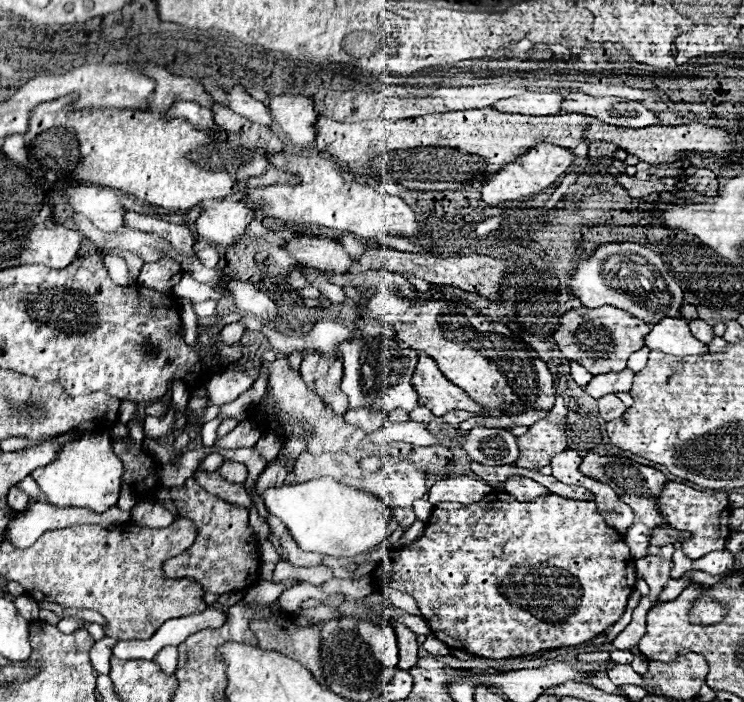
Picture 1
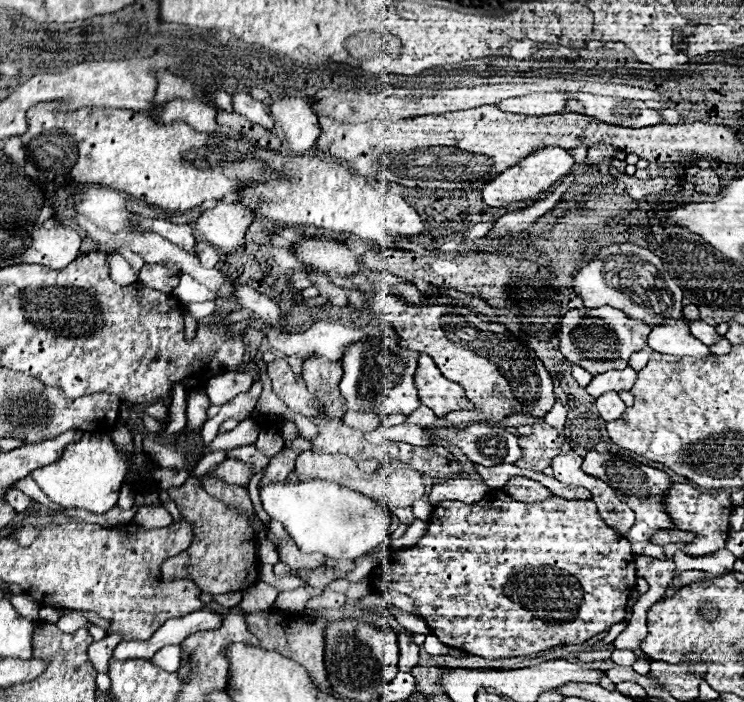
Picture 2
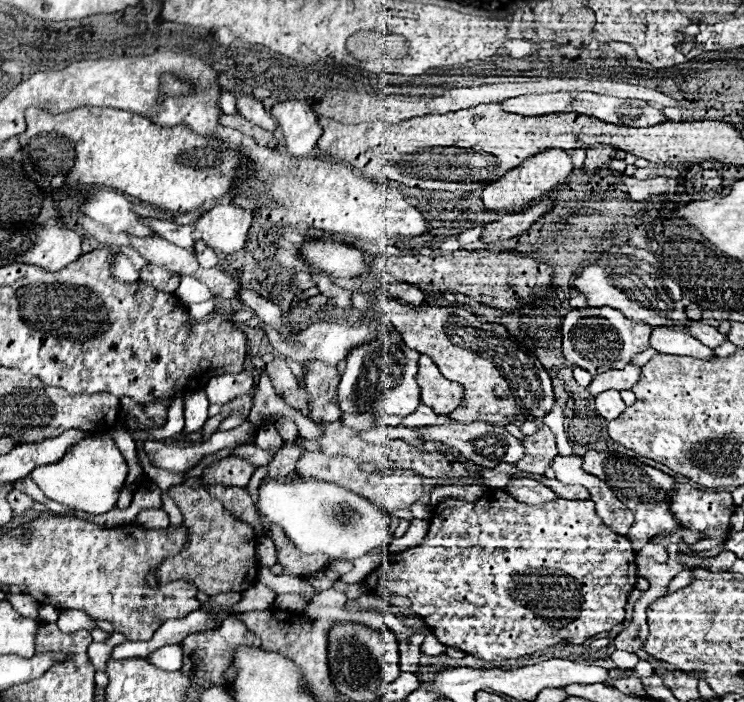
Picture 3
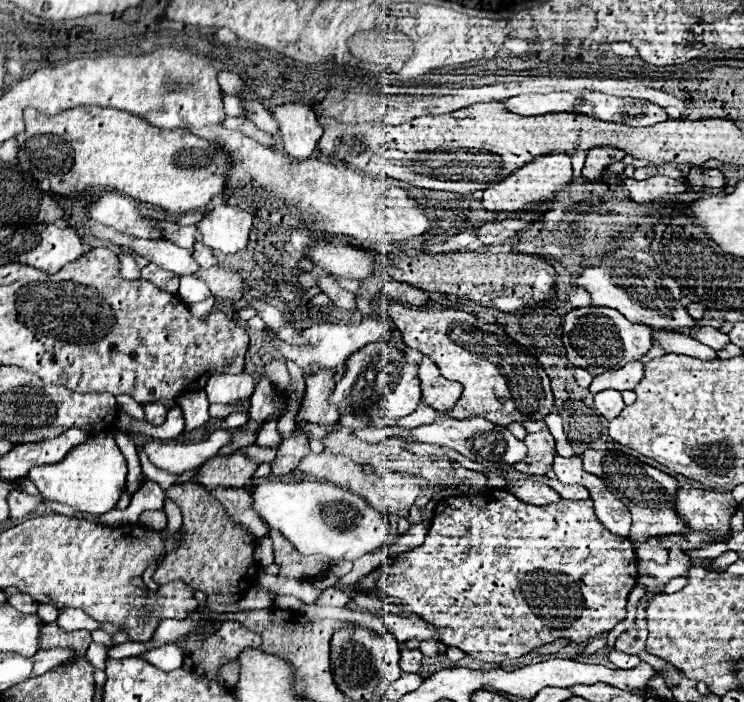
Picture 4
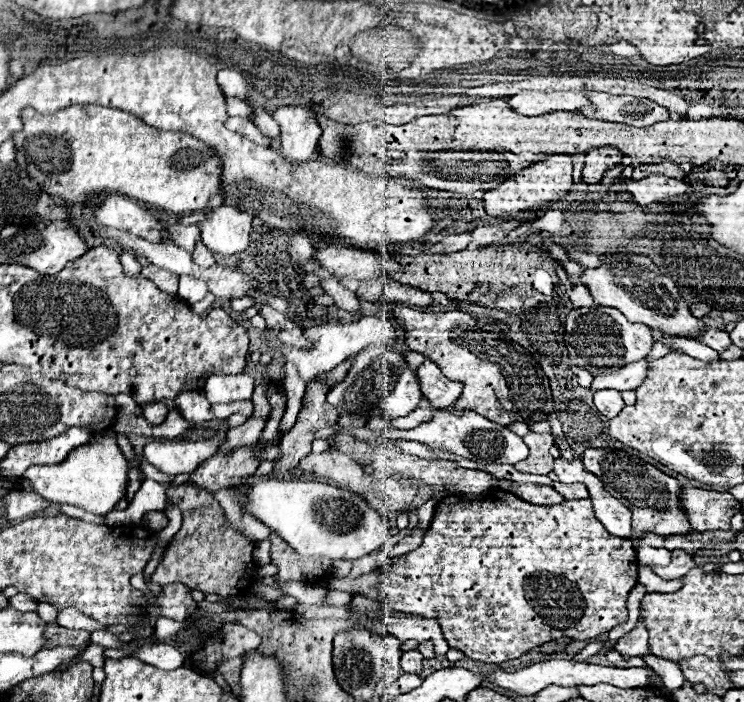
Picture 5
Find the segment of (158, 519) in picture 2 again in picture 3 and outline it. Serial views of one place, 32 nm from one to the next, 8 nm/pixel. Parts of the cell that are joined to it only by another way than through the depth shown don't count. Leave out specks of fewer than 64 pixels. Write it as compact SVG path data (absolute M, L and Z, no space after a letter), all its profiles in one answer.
M146 508L138 514L136 522L144 528L168 528L170 526L170 518L162 508Z

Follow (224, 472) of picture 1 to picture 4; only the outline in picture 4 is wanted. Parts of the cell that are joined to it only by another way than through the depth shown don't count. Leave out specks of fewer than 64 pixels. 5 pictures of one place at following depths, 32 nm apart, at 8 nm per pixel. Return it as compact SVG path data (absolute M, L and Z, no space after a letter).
M236 452L230 456L214 456L210 462L206 462L198 476L194 476L196 482L200 482L204 488L212 490L218 486L246 486L252 474L256 472L256 464L248 460L248 456Z

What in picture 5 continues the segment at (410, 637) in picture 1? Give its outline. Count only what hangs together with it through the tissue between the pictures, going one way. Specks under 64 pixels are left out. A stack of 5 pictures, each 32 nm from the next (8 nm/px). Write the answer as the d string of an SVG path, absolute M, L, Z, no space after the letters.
M418 650L412 652L402 652L402 660L400 666L404 672L412 672L412 674L420 674L422 672L422 654Z

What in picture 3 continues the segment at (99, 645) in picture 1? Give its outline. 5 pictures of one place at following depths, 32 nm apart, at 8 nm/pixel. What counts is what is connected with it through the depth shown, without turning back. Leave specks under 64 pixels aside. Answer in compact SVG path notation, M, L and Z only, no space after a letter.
M114 632L114 634L110 634L110 640L106 640L106 642L93 642L90 644L87 653L89 660L96 670L106 672L106 662L110 660L110 652L120 642L124 642L124 636Z

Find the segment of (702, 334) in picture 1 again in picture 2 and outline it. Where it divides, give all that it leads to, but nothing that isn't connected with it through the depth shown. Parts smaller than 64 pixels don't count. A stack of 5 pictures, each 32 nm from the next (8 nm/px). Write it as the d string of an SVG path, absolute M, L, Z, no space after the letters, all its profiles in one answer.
M694 320L694 322L690 322L690 330L692 330L692 336L698 338L700 342L704 342L706 346L712 346L712 344L720 338L720 336L716 334L714 326L710 326L710 324L702 322L702 320Z

